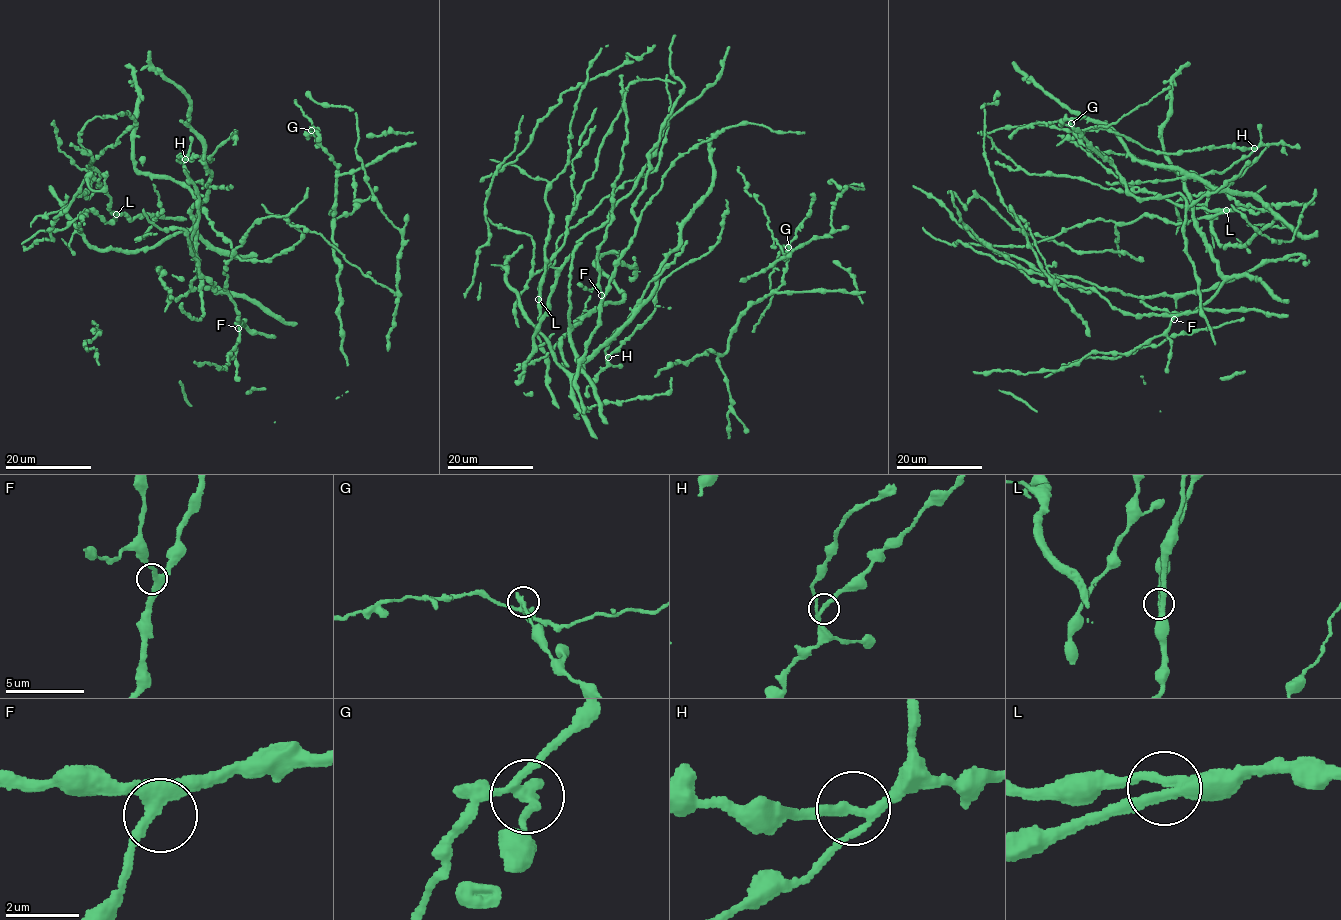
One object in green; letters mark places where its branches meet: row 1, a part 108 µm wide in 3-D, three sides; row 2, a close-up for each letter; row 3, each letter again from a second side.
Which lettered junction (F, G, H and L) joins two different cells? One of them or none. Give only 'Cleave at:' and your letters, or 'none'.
Cleave at: G

